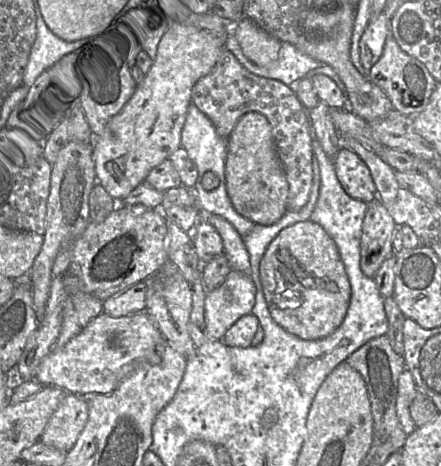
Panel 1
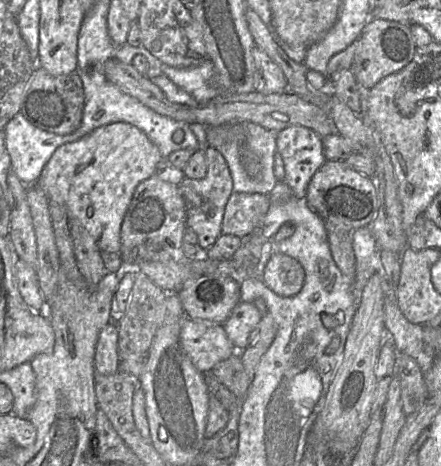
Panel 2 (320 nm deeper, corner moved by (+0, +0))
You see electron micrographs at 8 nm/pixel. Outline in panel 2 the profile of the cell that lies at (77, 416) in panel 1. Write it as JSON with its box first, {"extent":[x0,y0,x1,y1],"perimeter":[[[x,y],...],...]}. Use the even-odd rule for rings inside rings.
{"extent":[94,321,118,375],"perimeter":[[[114,321],[100,331],[94,356],[96,374],[112,375],[118,371],[118,335],[118,325]]]}

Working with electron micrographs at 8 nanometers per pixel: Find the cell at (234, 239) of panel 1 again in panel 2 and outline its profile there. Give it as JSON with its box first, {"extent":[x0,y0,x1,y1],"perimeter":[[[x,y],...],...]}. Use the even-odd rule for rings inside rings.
{"extent":[222,192,270,238],"perimeter":[[[233,192],[225,207],[222,233],[243,238],[261,229],[270,204],[268,194]]]}

